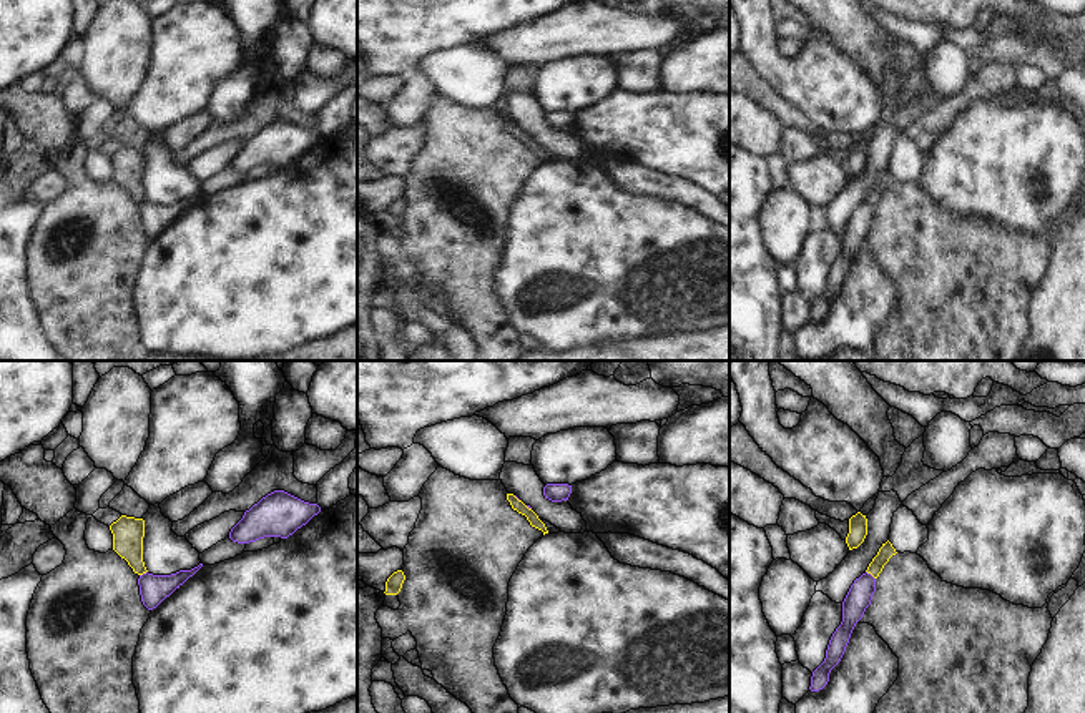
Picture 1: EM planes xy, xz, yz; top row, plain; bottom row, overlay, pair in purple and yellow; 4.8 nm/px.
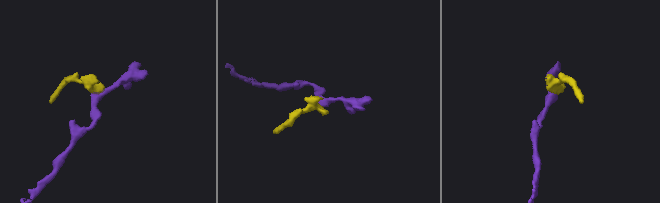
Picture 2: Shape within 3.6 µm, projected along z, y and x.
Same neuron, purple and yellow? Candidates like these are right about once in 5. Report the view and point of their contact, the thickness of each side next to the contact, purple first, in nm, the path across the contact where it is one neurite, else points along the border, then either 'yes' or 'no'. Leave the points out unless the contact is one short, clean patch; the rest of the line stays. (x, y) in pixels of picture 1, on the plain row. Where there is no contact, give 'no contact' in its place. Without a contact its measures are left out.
contact yz (871, 203); calibres 120 and 70 nm; border yz (866, 198), (874, 206); no

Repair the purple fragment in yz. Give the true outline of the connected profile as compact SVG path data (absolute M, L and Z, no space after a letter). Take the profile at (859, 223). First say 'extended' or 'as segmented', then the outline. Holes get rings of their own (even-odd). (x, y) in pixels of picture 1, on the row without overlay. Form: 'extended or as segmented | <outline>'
as segmented | M867 199L851 213L842 229L842 249L829 268L824 289L813 299L811 319L819 319L827 312L829 301L841 289L851 261L856 251L862 246L866 236L871 233L874 219L876 206Z

